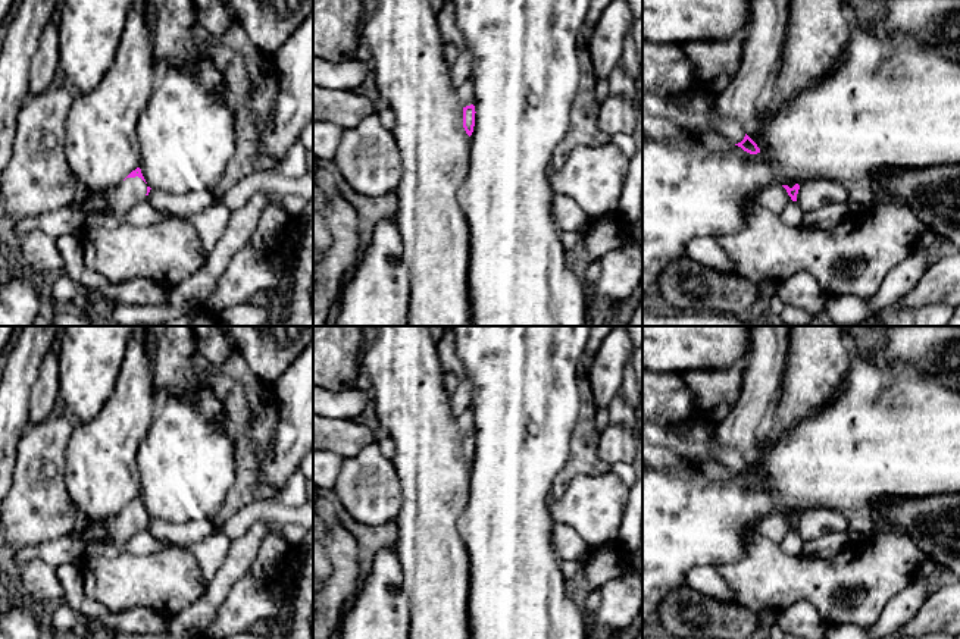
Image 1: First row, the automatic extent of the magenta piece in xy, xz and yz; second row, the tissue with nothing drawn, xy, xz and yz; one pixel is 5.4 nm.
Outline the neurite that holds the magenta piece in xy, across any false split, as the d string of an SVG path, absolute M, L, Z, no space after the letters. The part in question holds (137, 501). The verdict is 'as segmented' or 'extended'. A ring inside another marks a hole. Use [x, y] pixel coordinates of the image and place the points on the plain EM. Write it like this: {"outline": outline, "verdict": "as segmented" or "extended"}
{"outline": "M141 498L132 499L121 514L109 521L109 530L115 541L123 542L132 535L146 530L150 516L147 514Z", "verdict": "extended"}

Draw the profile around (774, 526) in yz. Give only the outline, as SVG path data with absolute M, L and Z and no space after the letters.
M769 514L756 524L756 532L779 544L791 530L782 514Z

